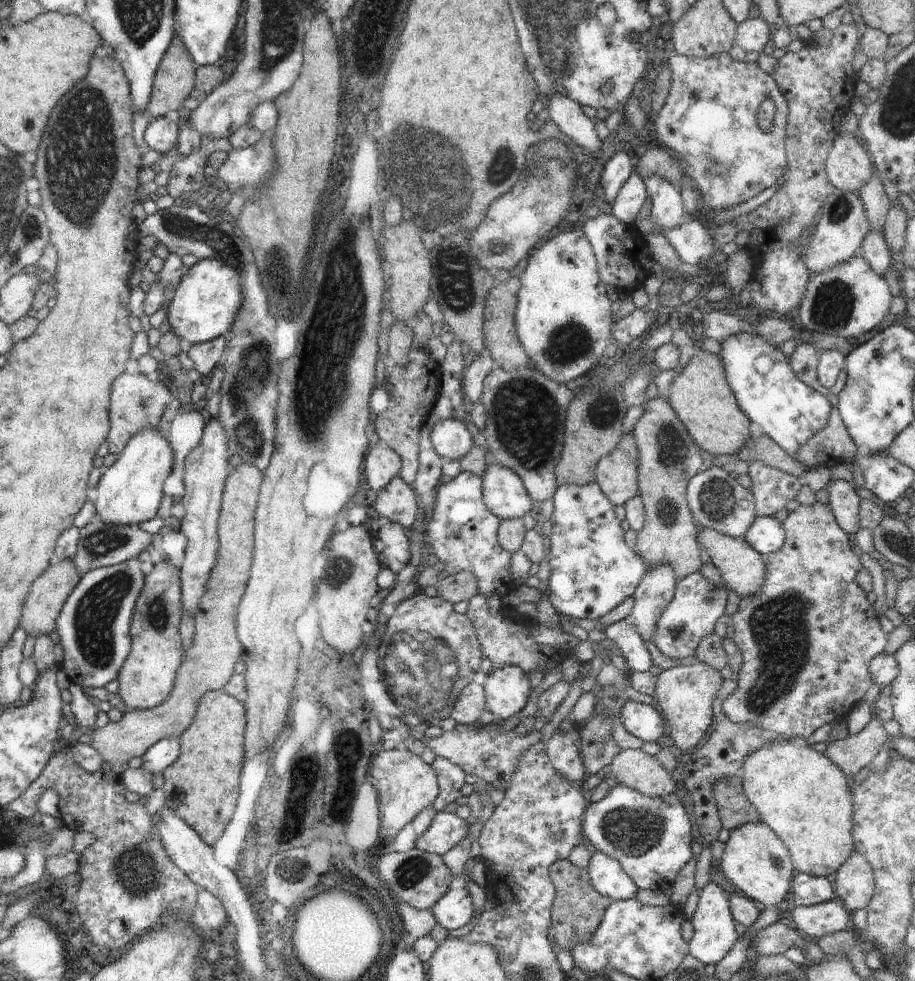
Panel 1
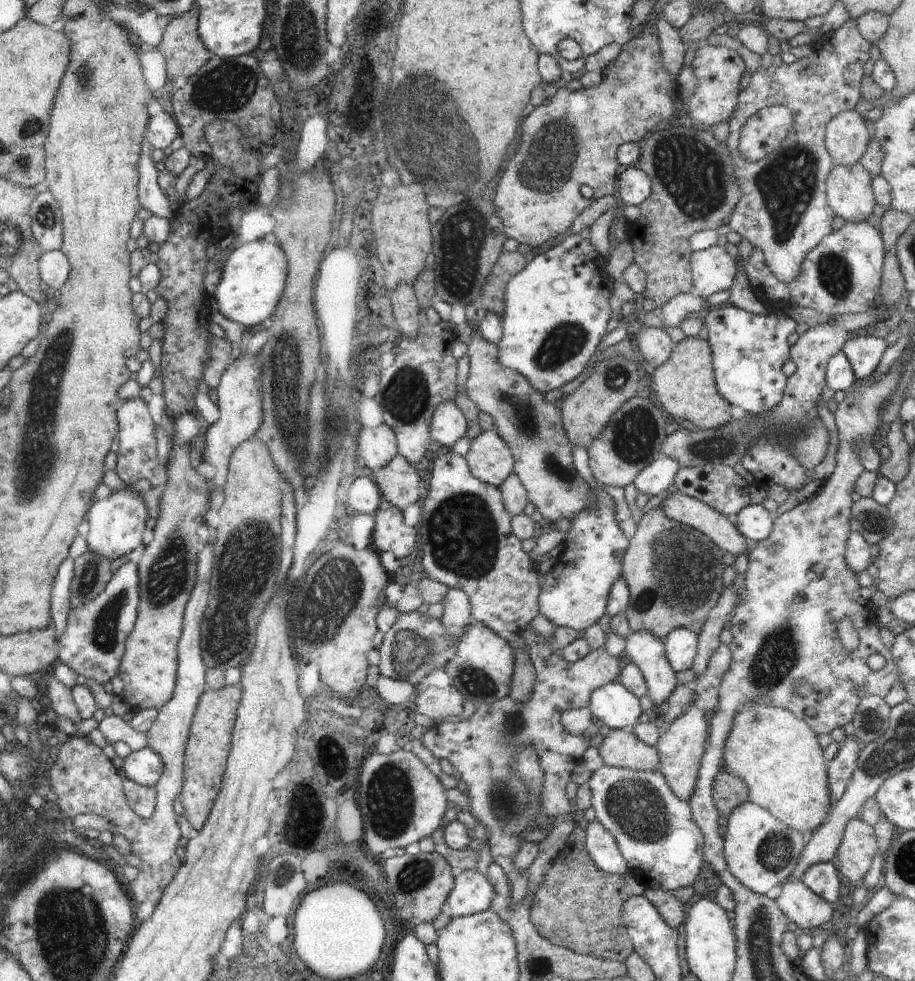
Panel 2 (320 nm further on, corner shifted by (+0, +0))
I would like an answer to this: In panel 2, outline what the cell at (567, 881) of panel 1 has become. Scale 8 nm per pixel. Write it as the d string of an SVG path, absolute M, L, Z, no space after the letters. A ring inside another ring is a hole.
M574 827L535 892L530 920L538 934L552 944L581 955L625 962L633 951L621 917L622 905L629 896L621 876L604 872L594 864L585 845L585 831Z

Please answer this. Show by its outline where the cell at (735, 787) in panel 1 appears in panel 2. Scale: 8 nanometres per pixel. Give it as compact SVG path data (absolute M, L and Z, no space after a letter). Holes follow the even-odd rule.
M722 769L713 782L712 796L720 816L728 818L735 806L748 801L749 790L741 778Z

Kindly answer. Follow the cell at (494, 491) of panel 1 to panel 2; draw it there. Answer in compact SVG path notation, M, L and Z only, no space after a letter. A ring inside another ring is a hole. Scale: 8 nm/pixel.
M495 430L474 437L465 459L478 480L498 488L514 472L511 450Z

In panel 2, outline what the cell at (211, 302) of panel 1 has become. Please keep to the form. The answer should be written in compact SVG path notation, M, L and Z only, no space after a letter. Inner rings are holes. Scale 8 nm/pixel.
M263 238L242 243L231 253L225 253L223 258L225 265L214 300L226 317L243 324L246 329L259 329L264 320L272 317L286 286L289 264L283 250Z

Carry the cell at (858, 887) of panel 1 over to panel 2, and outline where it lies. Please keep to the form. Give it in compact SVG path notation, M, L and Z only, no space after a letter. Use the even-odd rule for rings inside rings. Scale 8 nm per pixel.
M860 817L848 820L835 859L840 875L848 878L853 885L862 880L878 851L876 842L878 839L872 825Z

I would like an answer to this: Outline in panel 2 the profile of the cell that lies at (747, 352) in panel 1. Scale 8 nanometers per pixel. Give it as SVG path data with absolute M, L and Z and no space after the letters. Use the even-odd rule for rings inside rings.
M734 305L712 310L705 319L718 392L751 415L771 411L782 400L787 385L782 367L789 360L787 338L797 323L786 314L755 315Z

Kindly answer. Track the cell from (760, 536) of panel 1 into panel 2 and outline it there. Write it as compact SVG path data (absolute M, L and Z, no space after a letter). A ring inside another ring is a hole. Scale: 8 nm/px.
M746 505L740 512L727 517L748 541L766 540L774 526L774 515L764 509L762 505Z

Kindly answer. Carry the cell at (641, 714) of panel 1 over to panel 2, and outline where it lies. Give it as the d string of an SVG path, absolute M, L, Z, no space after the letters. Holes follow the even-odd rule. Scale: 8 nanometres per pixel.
M618 681L598 687L590 695L589 708L595 723L606 724L611 729L628 729L637 723L638 717L642 714L639 698L636 698L627 688L624 688Z

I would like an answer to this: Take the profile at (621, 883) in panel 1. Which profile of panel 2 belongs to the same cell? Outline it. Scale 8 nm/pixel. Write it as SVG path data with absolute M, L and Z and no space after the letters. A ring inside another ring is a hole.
M596 820L587 825L585 845L590 858L600 870L621 876L622 880L629 873L614 837Z

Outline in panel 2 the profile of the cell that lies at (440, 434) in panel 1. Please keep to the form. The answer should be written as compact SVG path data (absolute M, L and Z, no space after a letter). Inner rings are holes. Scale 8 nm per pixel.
M442 401L435 408L430 423L431 440L452 449L455 442L467 436L467 430L467 420L454 401Z

